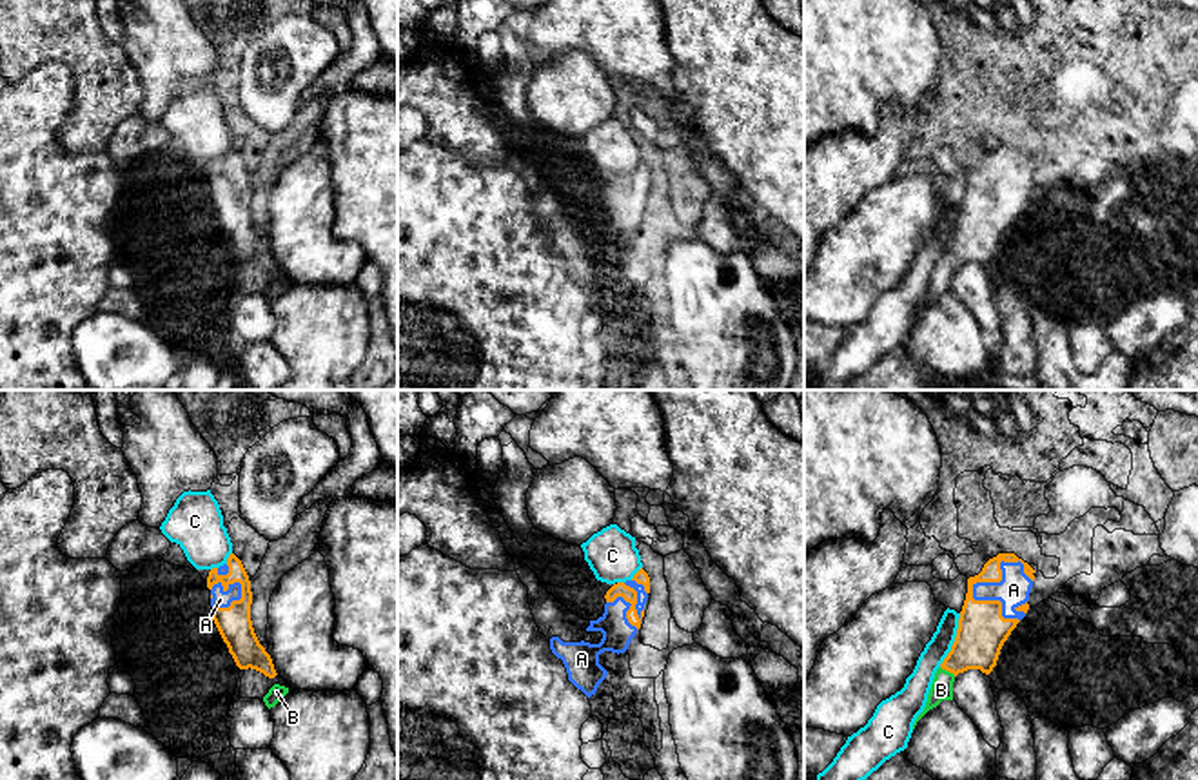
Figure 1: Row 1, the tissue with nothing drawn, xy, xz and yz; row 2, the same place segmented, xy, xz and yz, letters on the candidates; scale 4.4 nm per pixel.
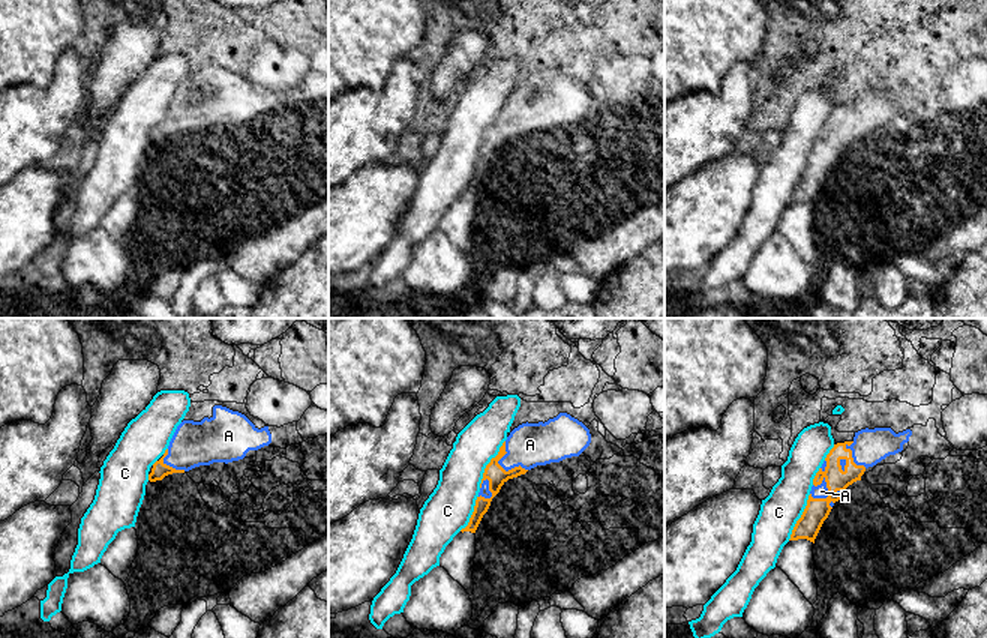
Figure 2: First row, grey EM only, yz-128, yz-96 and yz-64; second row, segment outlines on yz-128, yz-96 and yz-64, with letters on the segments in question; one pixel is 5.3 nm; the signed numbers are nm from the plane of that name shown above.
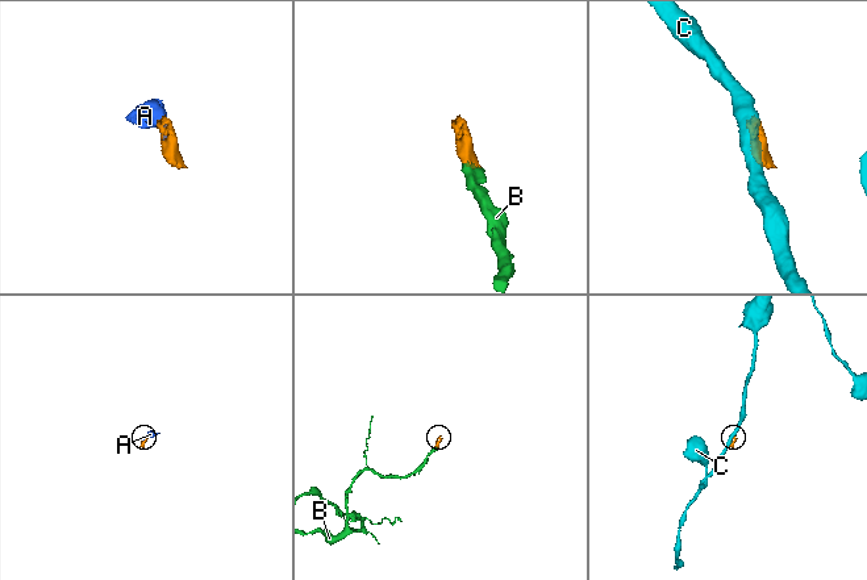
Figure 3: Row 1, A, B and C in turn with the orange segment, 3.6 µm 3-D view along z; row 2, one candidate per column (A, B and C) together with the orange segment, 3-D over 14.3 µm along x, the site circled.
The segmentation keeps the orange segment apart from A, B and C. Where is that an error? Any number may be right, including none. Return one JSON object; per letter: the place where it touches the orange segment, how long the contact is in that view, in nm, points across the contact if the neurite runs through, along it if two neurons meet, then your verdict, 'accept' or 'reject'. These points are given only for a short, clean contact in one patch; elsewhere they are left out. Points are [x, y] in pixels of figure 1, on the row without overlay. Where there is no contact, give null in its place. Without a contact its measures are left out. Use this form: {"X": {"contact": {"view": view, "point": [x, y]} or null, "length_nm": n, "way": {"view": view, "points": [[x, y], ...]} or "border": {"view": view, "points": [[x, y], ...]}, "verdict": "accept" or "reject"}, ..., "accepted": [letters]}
{"A": {"contact": {"view": "yz", "point": [972, 191]}, "length_nm": 280, "way": {"view": "yz", "points": [[982, 224], [982, 202], [972, 191], [1013, 184]]}, "verdict": "accept"}, "B": {"contact": {"view": "yz", "point": [948, 263]}, "length_nm": 80, "way": {"view": "yz", "points": [[982, 224], [981, 231], [948, 263], [941, 283]]}, "verdict": "accept"}, "C": {"contact": {"view": "yz", "point": [955, 234]}, "length_nm": 260, "verdict": "reject"}, "accepted": ["A", "B"]}

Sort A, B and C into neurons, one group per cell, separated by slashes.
A B / C

